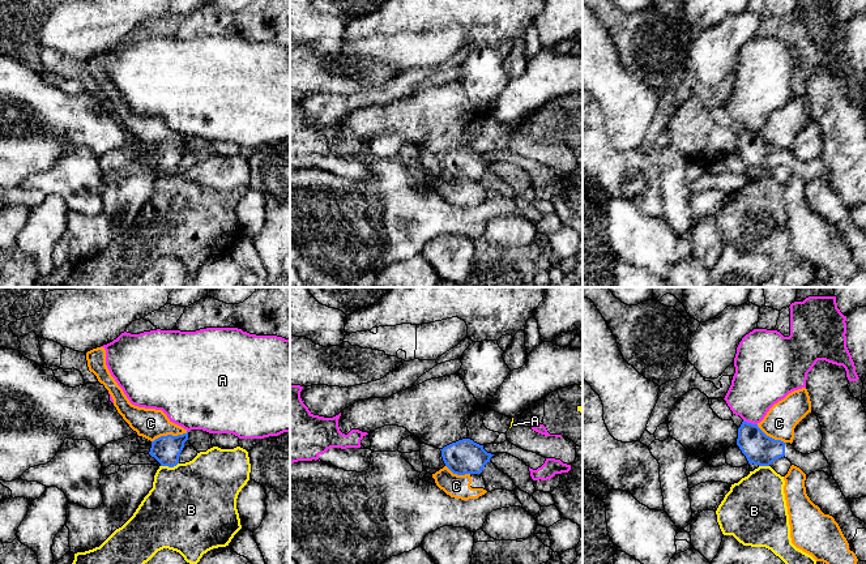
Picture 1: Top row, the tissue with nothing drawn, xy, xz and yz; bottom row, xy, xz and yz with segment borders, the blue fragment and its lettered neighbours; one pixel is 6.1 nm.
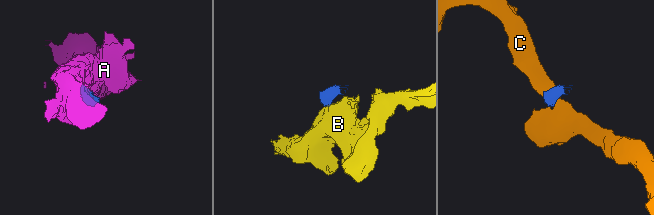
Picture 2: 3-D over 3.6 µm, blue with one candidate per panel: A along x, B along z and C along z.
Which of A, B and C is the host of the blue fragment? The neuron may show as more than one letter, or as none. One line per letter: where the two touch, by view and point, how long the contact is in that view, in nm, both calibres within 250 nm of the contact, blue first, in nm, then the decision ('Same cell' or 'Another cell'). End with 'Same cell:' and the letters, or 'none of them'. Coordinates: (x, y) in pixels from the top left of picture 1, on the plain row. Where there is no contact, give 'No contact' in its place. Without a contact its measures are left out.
A: Touches blue at yz (750, 131). Shared border 90 nm. Thickness 190 nm (blue) against 320 nm. Another cell
B: Touches blue at xy (169, 174). Shared border 110 nm. Thickness 180 nm (blue) against 480 nm. Another cell
C: Touches blue at xy (169, 142). Shared border 240 nm. Thickness 180 nm (blue) against 190 nm. Another cell
Same cell: none of them

